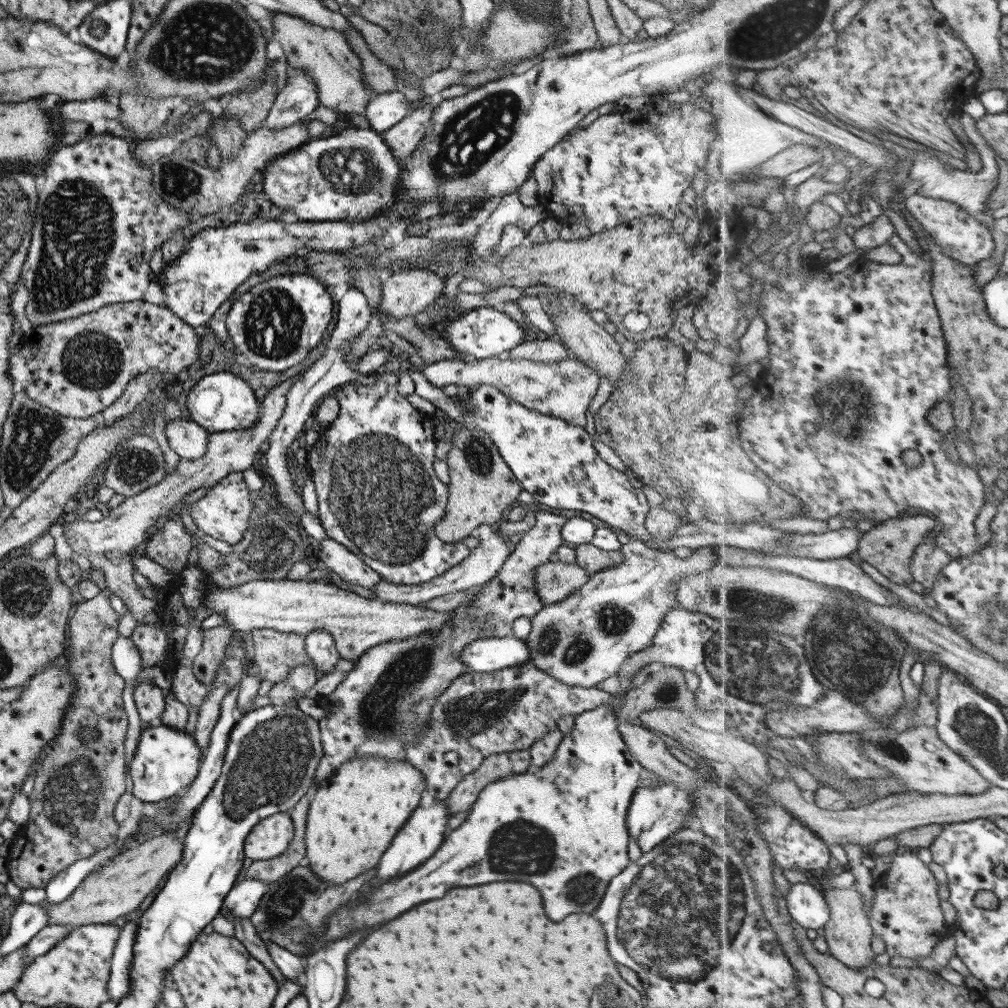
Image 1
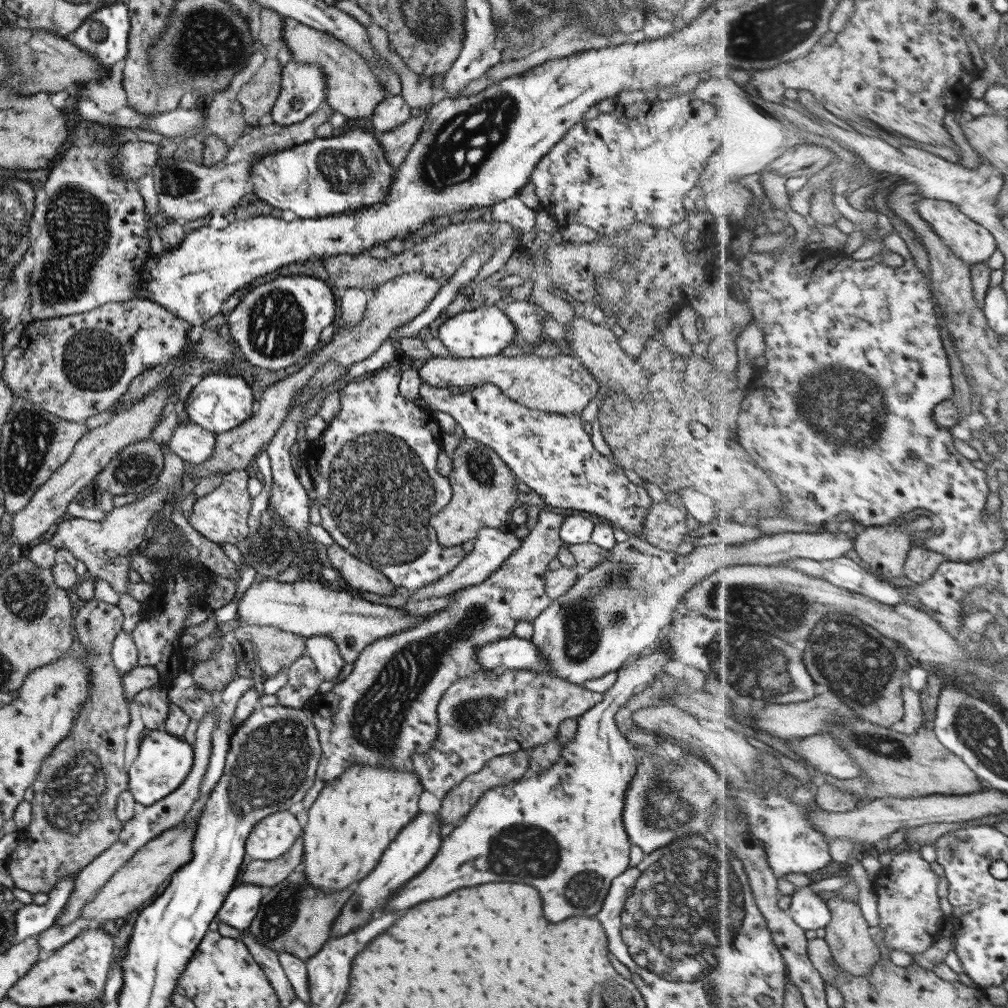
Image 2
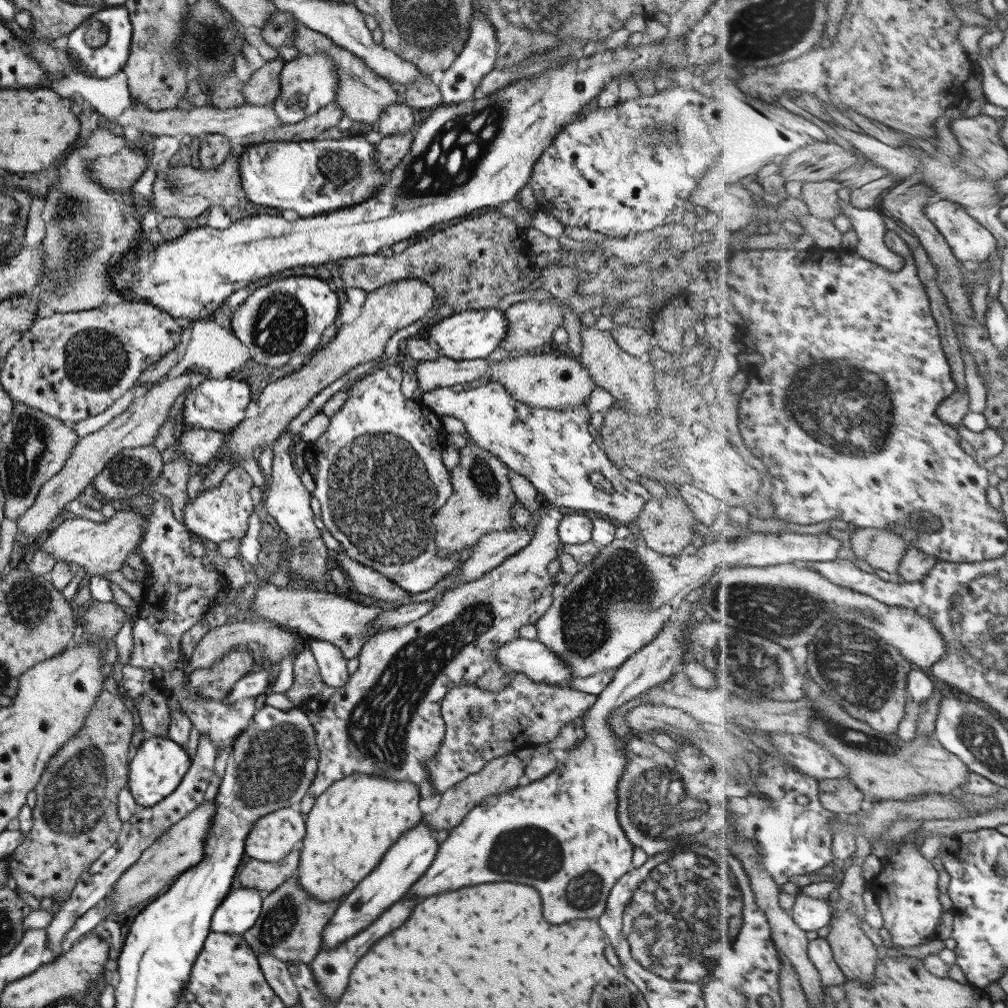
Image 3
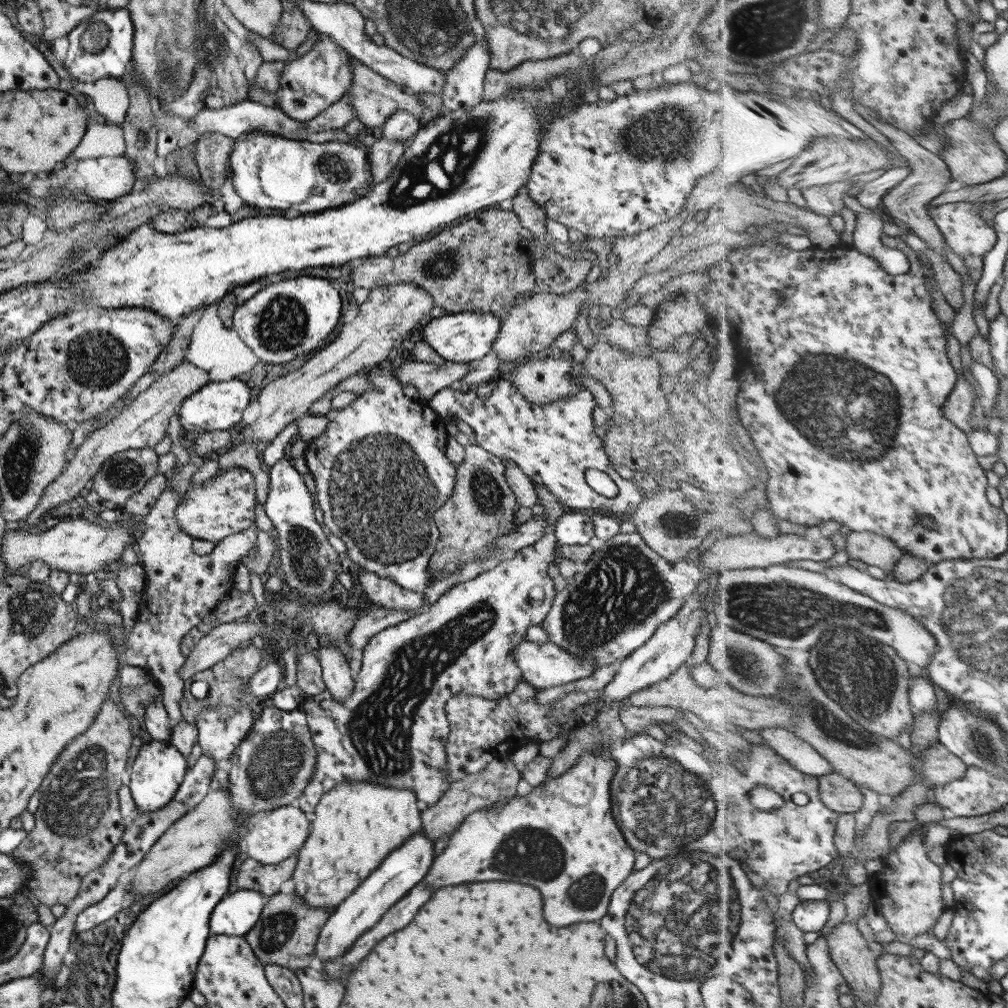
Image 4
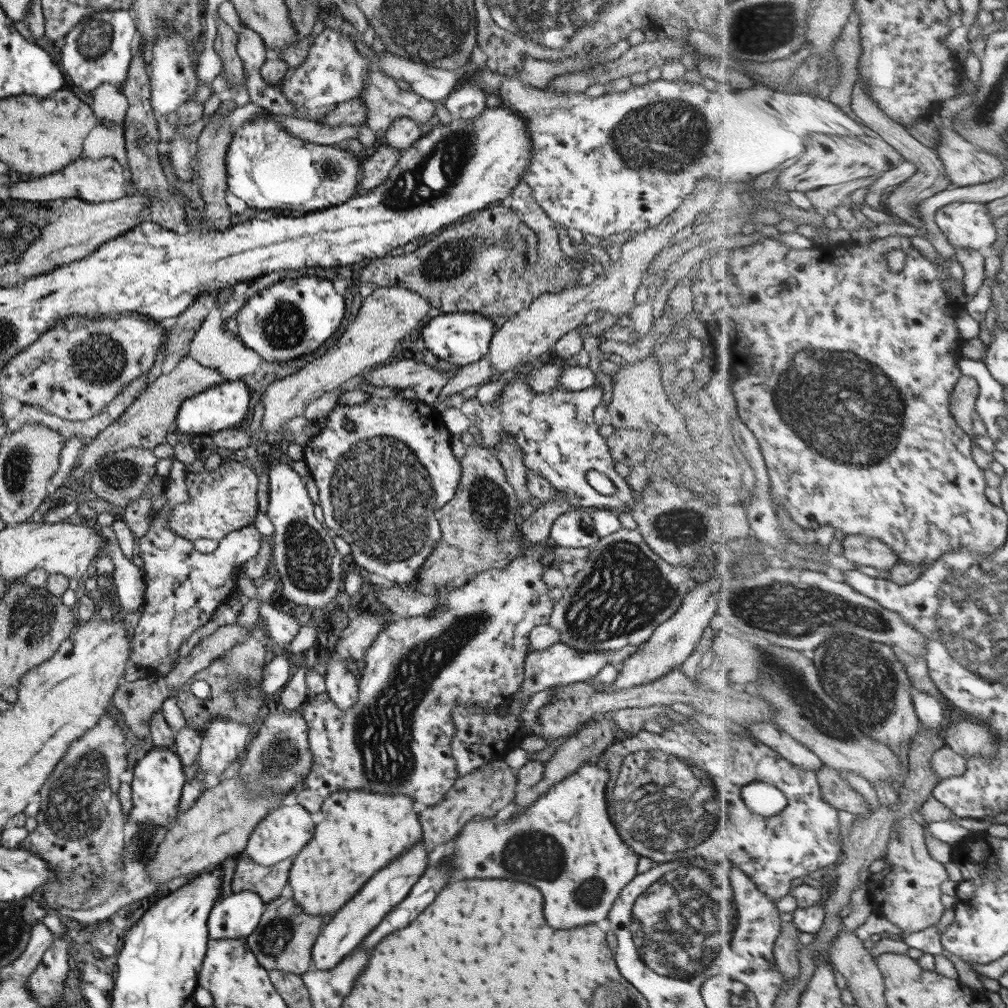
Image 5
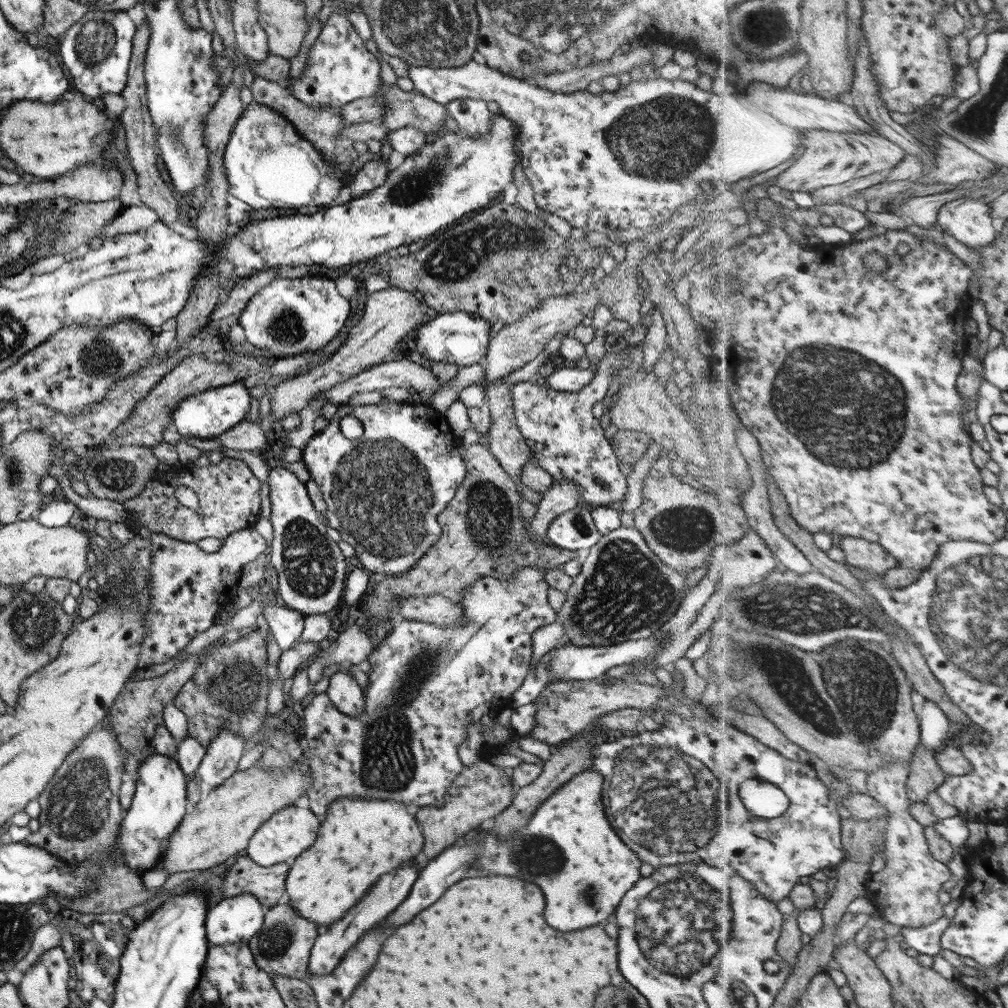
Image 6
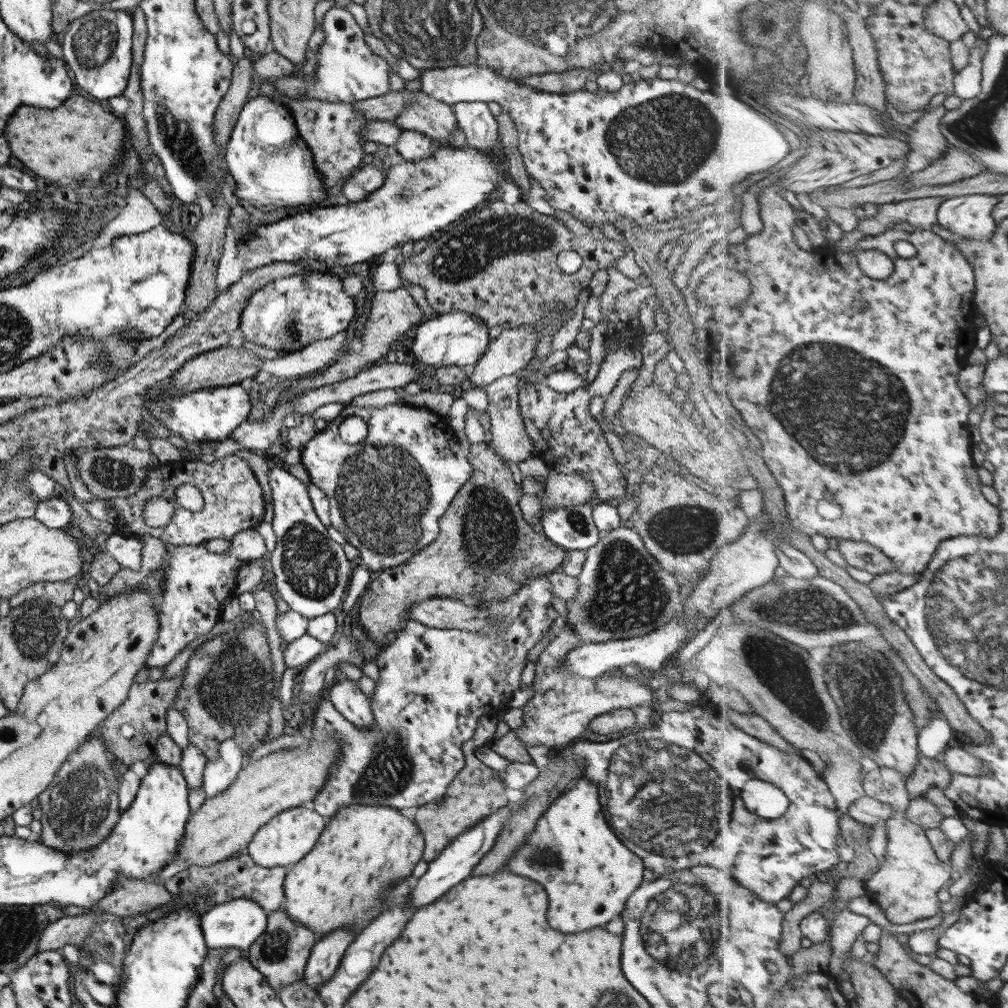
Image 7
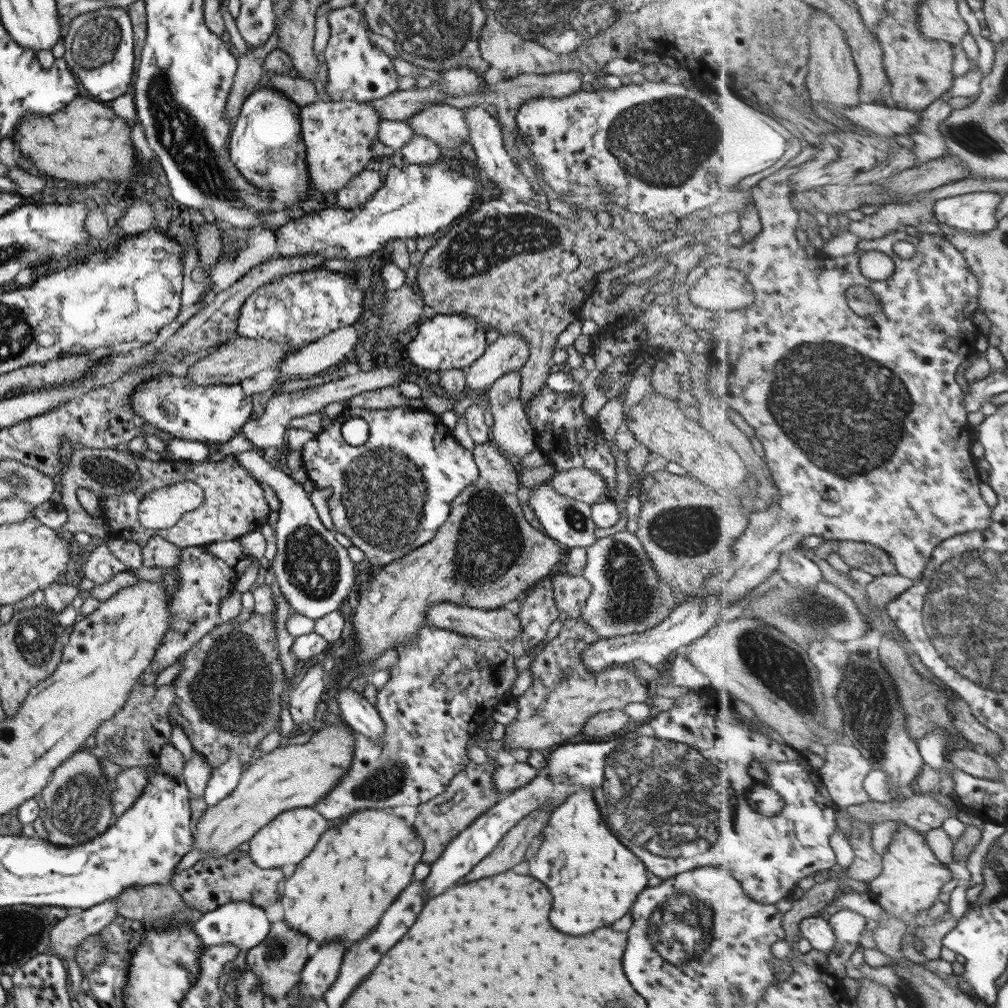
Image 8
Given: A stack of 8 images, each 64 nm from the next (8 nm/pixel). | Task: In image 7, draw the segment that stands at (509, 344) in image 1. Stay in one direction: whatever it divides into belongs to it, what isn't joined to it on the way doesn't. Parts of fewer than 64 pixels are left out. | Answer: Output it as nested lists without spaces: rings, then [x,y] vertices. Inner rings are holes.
[[[452,311],[438,314],[417,328],[418,333],[412,344],[412,361],[420,361],[426,366],[435,368],[445,366],[473,368],[488,347],[488,329],[484,321],[470,313]]]

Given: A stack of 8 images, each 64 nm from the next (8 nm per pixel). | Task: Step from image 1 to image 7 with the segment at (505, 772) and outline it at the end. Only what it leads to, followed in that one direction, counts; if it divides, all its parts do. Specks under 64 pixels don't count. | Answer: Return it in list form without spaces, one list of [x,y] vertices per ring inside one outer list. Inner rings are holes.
[[[481,716],[476,724],[476,730],[470,740],[464,742],[462,751],[466,759],[464,768],[456,775],[456,778],[448,785],[446,794],[441,802],[429,802],[417,808],[415,823],[423,834],[425,847],[423,859],[426,862],[434,860],[457,836],[466,832],[486,817],[496,813],[497,810],[507,806],[508,798],[501,773],[480,762],[474,752],[477,748],[485,746],[494,740],[498,719],[495,716]]]

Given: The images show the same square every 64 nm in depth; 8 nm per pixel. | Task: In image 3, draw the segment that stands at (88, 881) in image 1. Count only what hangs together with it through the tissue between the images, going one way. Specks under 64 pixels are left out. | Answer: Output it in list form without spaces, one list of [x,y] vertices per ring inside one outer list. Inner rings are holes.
[[[213,800],[202,802],[192,810],[180,823],[173,824],[162,837],[157,838],[142,854],[140,858],[129,866],[115,882],[113,890],[106,897],[113,902],[112,915],[124,914],[137,904],[153,899],[187,868],[194,866],[204,856],[203,848],[209,833],[211,823],[216,816],[216,807]]]

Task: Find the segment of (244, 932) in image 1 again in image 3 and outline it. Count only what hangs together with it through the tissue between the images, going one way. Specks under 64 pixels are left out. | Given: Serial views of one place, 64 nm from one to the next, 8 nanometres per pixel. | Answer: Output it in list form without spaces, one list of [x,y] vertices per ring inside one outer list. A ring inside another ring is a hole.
[[[256,953],[256,957],[263,970],[266,982],[285,1006],[291,1007],[300,1003],[299,992],[288,972],[287,964],[276,956],[270,956],[270,954]]]

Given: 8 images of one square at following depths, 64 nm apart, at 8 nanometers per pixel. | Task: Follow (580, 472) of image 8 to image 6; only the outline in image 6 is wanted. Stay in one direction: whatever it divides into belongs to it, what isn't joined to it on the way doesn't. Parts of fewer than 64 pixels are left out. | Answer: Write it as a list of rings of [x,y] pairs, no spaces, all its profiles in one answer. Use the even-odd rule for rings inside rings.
[[[553,480],[552,487],[543,494],[536,514],[530,522],[527,522],[527,530],[533,537],[546,539],[551,522],[559,514],[572,510],[580,504],[579,495],[580,487],[576,487],[574,483],[558,483],[558,480]]]

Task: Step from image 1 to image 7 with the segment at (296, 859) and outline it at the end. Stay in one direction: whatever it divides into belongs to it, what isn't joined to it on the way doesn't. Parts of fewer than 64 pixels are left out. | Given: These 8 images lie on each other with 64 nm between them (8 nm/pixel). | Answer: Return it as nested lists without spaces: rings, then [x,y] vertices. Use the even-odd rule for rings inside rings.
[[[243,851],[236,853],[236,857],[231,856],[210,866],[190,866],[175,876],[167,878],[163,885],[177,899],[184,896],[184,900],[192,900],[192,896],[204,896],[206,905],[214,906],[237,898],[247,898],[257,902],[269,914],[273,910],[279,910],[280,902],[284,900],[285,875],[286,867],[258,866],[252,857]]]

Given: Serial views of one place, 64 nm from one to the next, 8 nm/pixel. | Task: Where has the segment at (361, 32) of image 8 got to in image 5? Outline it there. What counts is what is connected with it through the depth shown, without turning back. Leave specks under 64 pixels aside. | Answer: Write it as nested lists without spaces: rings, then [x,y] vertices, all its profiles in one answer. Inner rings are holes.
[[[325,28],[312,43],[304,62],[290,67],[279,87],[293,104],[297,116],[316,120],[333,111],[339,102],[358,98],[363,91],[368,71],[374,70],[371,60],[361,56],[349,34]]]

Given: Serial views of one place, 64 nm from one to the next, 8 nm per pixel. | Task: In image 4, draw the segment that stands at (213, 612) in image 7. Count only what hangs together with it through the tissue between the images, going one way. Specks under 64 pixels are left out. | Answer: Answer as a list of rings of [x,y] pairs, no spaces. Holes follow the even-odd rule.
[[[165,489],[143,520],[145,525],[136,541],[139,553],[142,554],[140,564],[143,565],[147,581],[137,618],[125,643],[126,648],[120,650],[122,664],[145,668],[152,672],[154,681],[162,684],[162,703],[173,724],[185,721],[180,706],[186,683],[179,675],[179,668],[185,663],[180,644],[190,629],[234,591],[229,568],[233,562],[246,558],[250,548],[257,545],[258,532],[256,526],[250,526],[242,532],[223,538],[215,544],[210,554],[200,556],[192,548],[194,538],[181,531],[182,527],[175,517],[182,500],[184,498],[174,493],[174,489]]]

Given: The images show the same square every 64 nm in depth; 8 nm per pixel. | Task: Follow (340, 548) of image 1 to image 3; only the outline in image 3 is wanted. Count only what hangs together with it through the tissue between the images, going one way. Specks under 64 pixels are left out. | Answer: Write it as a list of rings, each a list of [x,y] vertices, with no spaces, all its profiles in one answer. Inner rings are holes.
[[[342,552],[338,553],[335,559],[338,565],[342,566],[348,582],[352,582],[352,586],[358,592],[378,600],[397,602],[400,605],[414,603],[408,599],[410,592],[390,581],[383,574],[376,572],[373,568],[356,562],[356,559],[350,558],[346,553],[342,554]]]

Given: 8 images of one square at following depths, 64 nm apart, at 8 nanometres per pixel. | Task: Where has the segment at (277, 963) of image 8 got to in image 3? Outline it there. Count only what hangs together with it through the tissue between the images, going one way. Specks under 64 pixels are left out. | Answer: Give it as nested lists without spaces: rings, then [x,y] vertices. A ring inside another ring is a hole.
[[[295,874],[270,894],[264,894],[256,922],[242,933],[242,938],[252,947],[254,954],[270,954],[286,964],[296,961],[308,965],[321,951],[324,929],[344,898],[341,896],[328,902],[316,900],[301,887]]]

